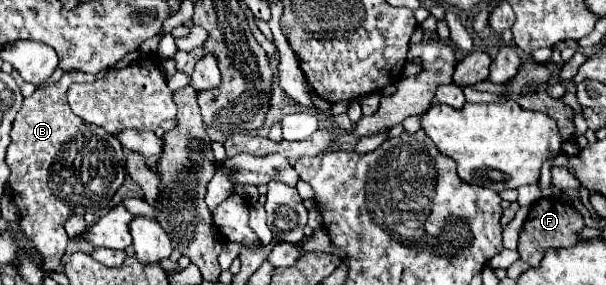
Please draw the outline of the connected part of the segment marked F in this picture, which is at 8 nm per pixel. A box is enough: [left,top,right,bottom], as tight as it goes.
[519,198,585,268]

